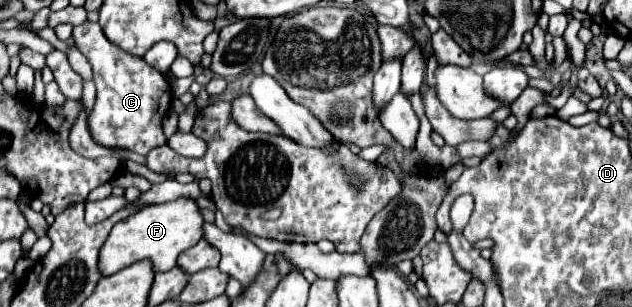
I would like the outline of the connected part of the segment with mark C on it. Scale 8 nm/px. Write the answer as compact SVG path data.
M83 23L73 29L77 49L93 67L97 99L89 115L89 133L103 147L121 147L147 155L153 147L167 141L163 133L163 117L171 109L171 87L163 73L151 69L141 57L133 57L111 45L97 23Z

